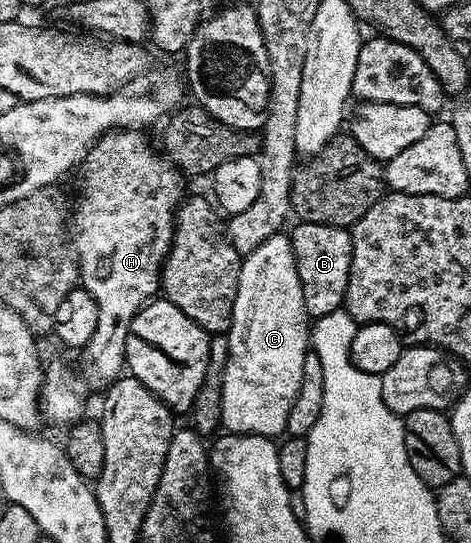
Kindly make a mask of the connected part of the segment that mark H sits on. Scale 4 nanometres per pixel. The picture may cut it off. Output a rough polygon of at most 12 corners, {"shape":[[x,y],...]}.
{"shape":[[141,129],[80,162],[72,252],[98,326],[82,381],[126,369],[184,174]]}

